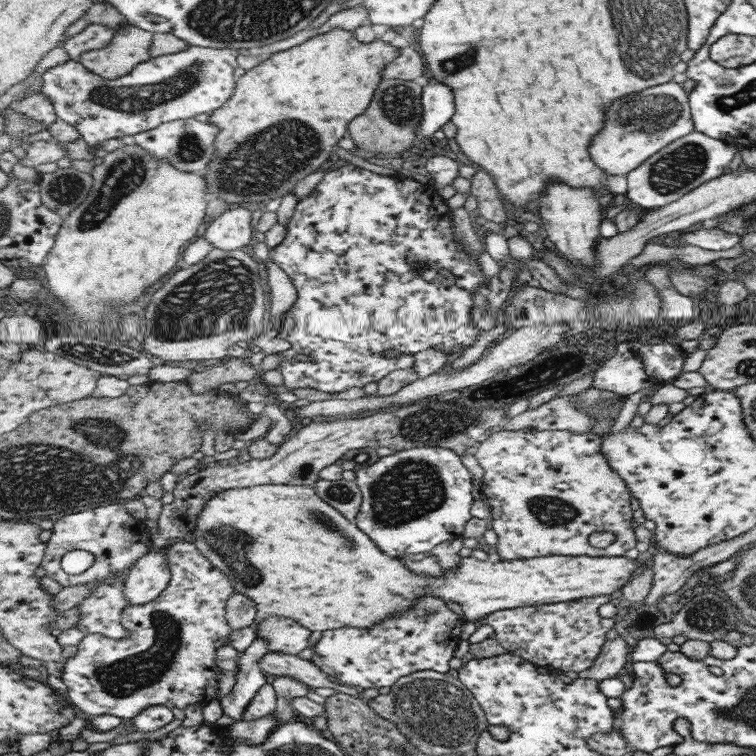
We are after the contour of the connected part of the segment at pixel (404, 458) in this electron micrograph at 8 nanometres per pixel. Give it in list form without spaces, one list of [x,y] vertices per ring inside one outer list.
[[[409,448],[407,450],[402,450],[401,452],[396,452],[390,454],[389,456],[381,457],[373,466],[358,470],[356,474],[356,483],[361,487],[364,499],[360,508],[360,513],[355,519],[356,525],[365,534],[368,534],[373,542],[379,545],[379,548],[387,556],[404,557],[405,555],[419,554],[419,552],[431,552],[438,544],[442,542],[457,540],[461,538],[462,532],[465,530],[465,525],[473,518],[471,514],[471,506],[473,506],[473,475],[469,472],[469,469],[465,466],[462,456],[457,454],[453,449],[449,448]]]

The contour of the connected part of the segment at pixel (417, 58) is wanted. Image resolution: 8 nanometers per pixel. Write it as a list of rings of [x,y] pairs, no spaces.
[[[411,46],[399,50],[400,55],[385,68],[384,78],[423,81],[428,71],[421,54]]]

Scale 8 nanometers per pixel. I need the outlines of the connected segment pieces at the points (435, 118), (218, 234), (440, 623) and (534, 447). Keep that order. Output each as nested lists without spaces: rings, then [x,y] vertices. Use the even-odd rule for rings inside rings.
[[[430,78],[424,82],[422,103],[424,117],[418,128],[418,136],[431,139],[437,130],[441,130],[447,122],[452,122],[453,115],[456,114],[453,88]]]
[[[245,207],[228,208],[203,233],[213,248],[239,250],[254,240],[251,212]]]
[[[427,595],[421,597],[414,607],[401,613],[400,616],[389,617],[370,629],[344,626],[325,631],[313,646],[315,654],[312,661],[337,682],[358,687],[359,690],[387,688],[387,686],[394,689],[397,682],[413,675],[420,676],[422,671],[437,671],[447,674],[451,671],[449,662],[451,662],[451,658],[455,658],[455,650],[461,642],[464,621],[459,614],[449,610],[445,603],[437,595]]]
[[[501,430],[494,433],[489,440],[477,446],[476,457],[485,469],[485,476],[482,478],[481,492],[483,499],[492,510],[491,528],[497,534],[498,542],[495,545],[496,552],[501,560],[521,560],[533,559],[541,556],[561,555],[561,556],[623,556],[623,553],[636,544],[633,540],[633,531],[629,526],[631,520],[631,510],[629,510],[629,495],[627,488],[623,486],[623,481],[612,468],[609,468],[608,461],[604,459],[601,452],[603,436],[598,436],[593,432],[589,434],[575,434],[575,432],[563,431],[537,431],[529,433],[526,431],[507,431]],[[593,532],[612,532],[615,539],[605,548],[595,548],[589,544],[589,536]]]

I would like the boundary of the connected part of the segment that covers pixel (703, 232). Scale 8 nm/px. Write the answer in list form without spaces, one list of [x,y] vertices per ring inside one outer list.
[[[716,227],[681,233],[680,244],[698,246],[703,250],[727,250],[739,242],[743,234],[729,234]]]

